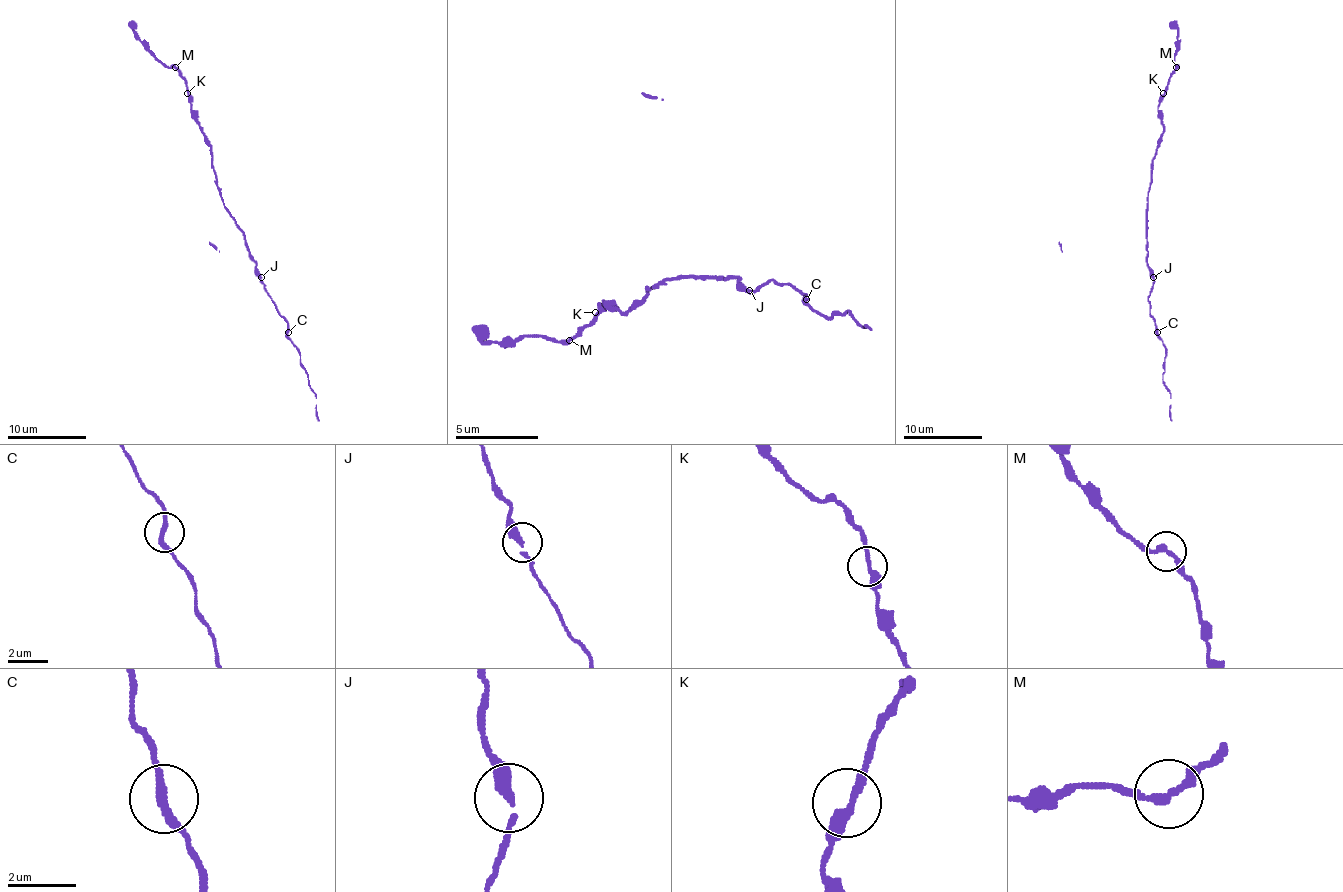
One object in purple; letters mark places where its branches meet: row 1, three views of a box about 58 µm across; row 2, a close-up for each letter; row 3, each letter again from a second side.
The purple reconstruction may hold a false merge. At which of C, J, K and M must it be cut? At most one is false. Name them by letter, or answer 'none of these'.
none of these

